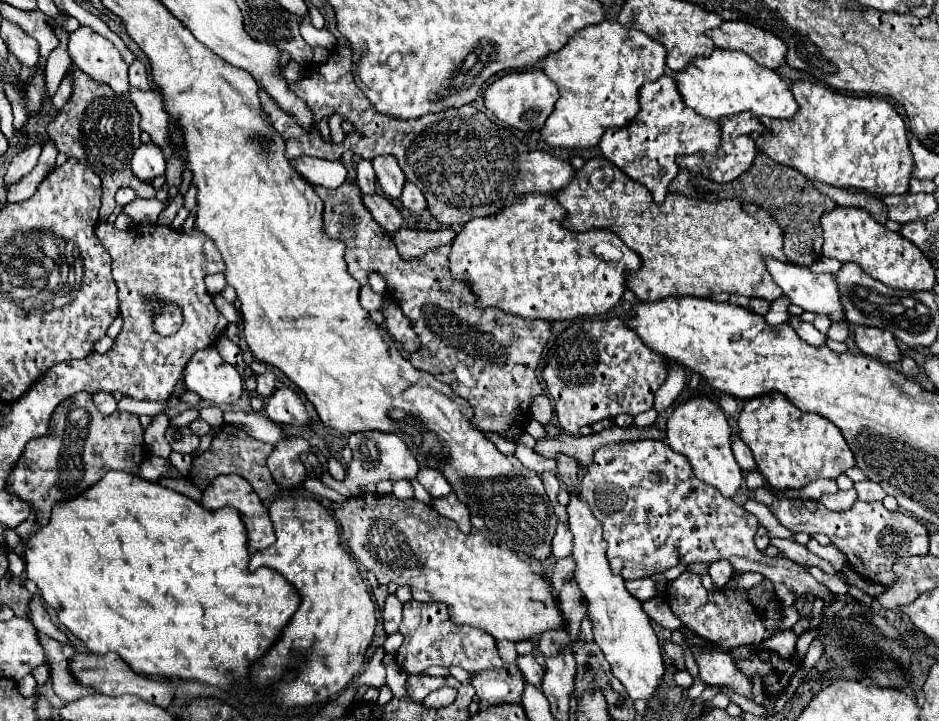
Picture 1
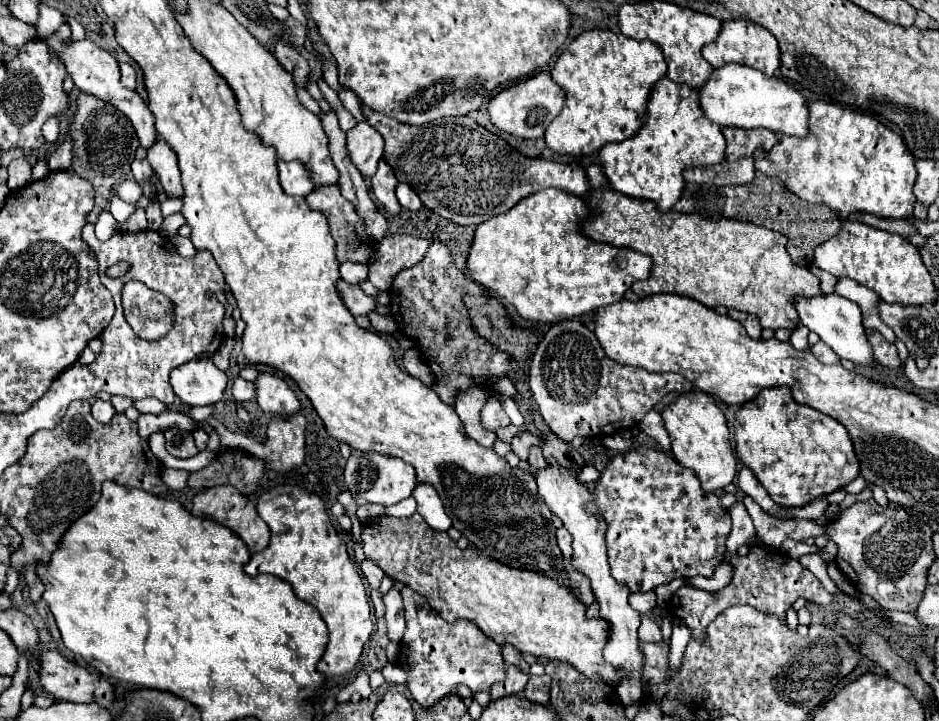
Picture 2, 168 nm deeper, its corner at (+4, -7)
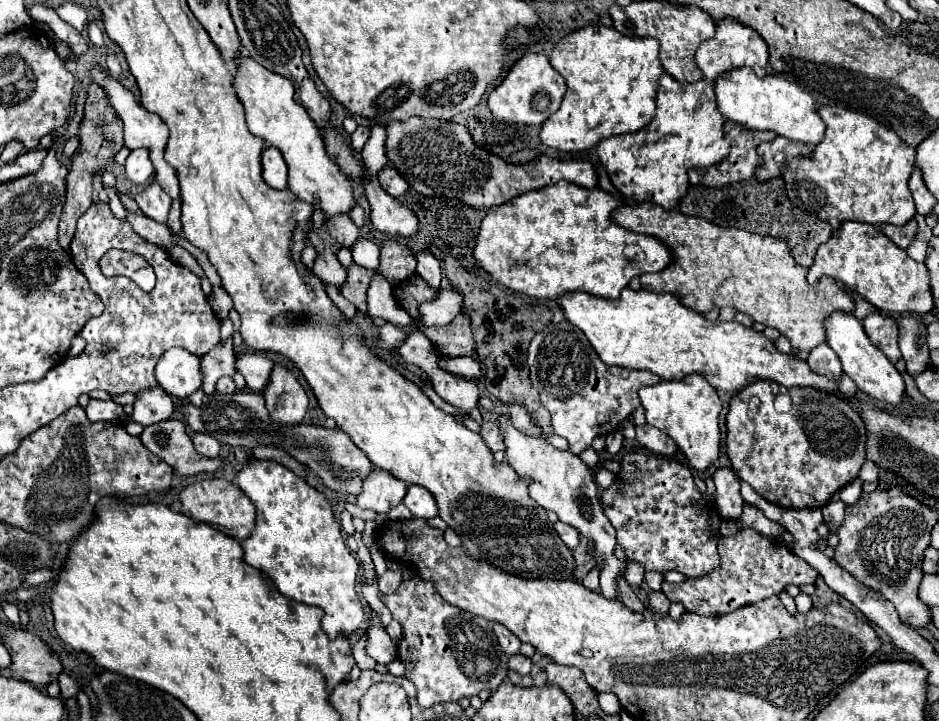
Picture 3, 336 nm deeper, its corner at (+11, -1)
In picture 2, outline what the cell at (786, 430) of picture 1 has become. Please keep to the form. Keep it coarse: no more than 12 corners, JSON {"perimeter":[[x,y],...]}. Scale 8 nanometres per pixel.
{"perimeter":[[767,388],[735,414],[735,452],[773,502],[859,476],[847,428]]}

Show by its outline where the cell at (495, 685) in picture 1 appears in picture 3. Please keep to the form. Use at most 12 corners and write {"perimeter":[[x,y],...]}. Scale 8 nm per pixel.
{"perimeter":[[522,654],[508,656],[508,668],[520,676],[530,672],[532,662]]}

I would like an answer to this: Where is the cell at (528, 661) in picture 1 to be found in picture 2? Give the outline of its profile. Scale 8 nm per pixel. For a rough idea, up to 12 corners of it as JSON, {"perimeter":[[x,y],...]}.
{"perimeter":[[503,646],[503,658],[507,664],[529,672],[529,664],[523,660],[515,646]]}

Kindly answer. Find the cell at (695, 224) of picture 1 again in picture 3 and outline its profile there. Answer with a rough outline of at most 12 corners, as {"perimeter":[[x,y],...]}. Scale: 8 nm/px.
{"perimeter":[[652,202],[612,220],[664,242],[640,276],[700,314],[730,306],[798,350],[854,312],[828,276],[806,280],[780,238]]}

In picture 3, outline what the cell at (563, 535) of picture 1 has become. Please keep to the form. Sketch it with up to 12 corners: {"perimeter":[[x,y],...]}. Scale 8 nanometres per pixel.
{"perimeter":[[556,522],[554,530],[570,550],[580,542],[578,532],[564,522]]}

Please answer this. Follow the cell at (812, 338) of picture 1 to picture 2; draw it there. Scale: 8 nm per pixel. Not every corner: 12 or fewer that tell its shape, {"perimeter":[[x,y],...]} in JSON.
{"perimeter":[[817,342],[811,348],[819,362],[839,364],[841,362],[825,342]]}

